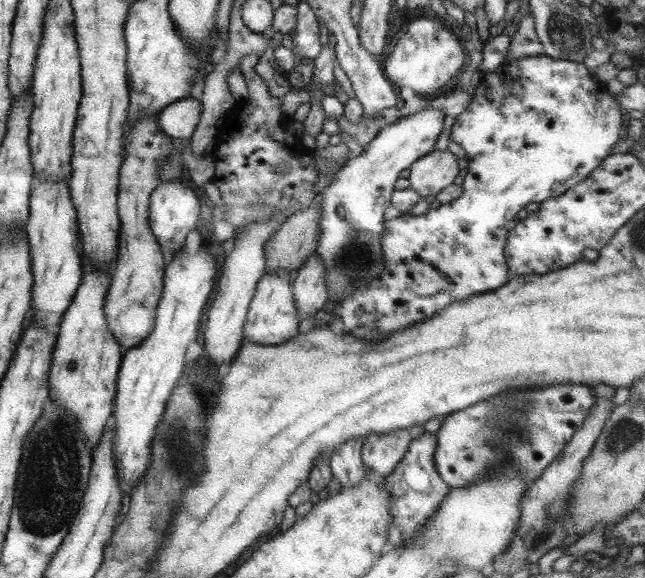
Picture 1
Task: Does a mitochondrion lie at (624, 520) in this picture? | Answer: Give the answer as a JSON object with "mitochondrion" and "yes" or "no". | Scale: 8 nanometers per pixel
{"mitochondrion":"no"}

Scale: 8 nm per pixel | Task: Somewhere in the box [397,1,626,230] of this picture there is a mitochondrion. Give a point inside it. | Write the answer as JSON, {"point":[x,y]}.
{"point":[565,34]}

